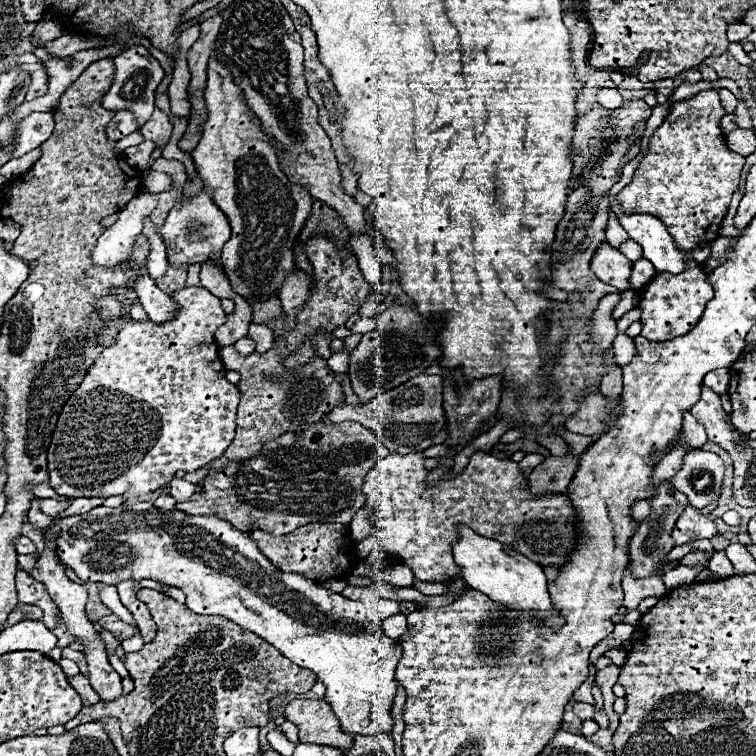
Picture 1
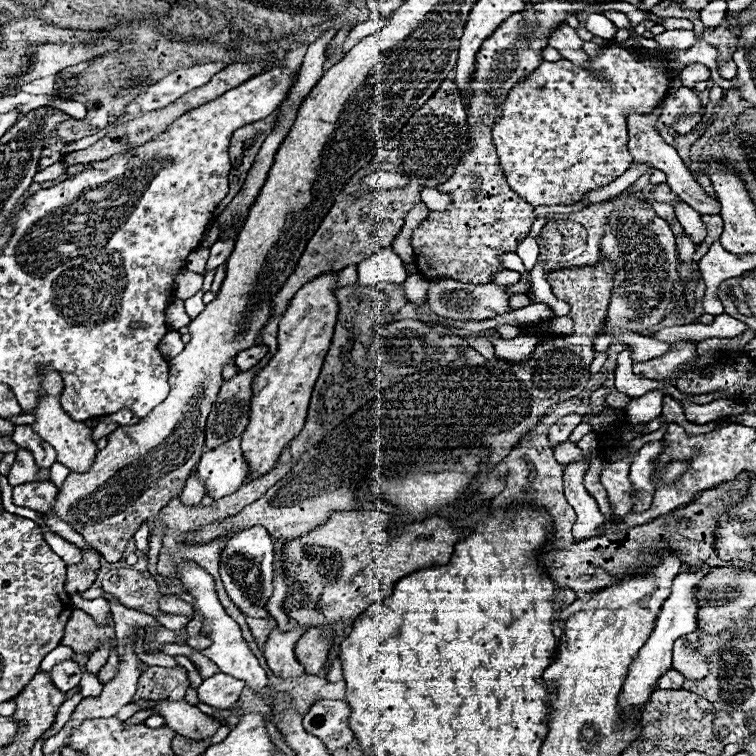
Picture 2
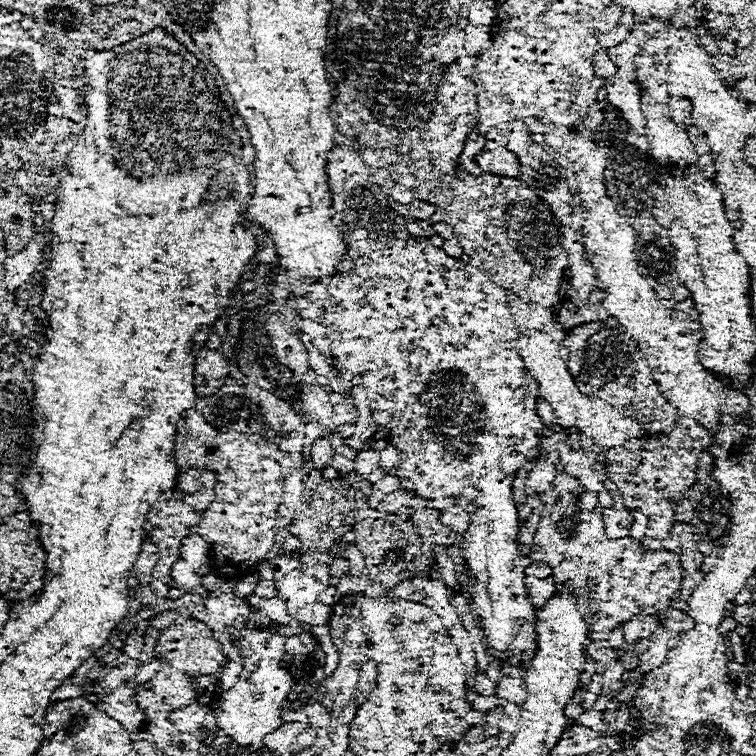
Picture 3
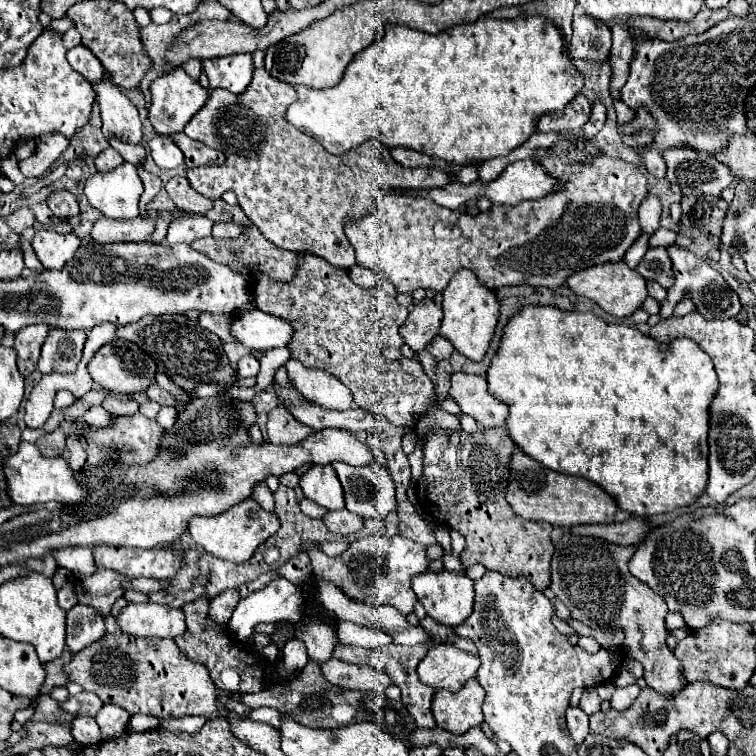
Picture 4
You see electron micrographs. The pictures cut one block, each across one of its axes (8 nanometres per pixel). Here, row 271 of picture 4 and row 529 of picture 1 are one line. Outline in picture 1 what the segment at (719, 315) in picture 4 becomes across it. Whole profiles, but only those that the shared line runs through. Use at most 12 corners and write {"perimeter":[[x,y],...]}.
{"perimeter":[[688,506],[678,518],[672,538],[676,546],[714,538],[708,514]]}

